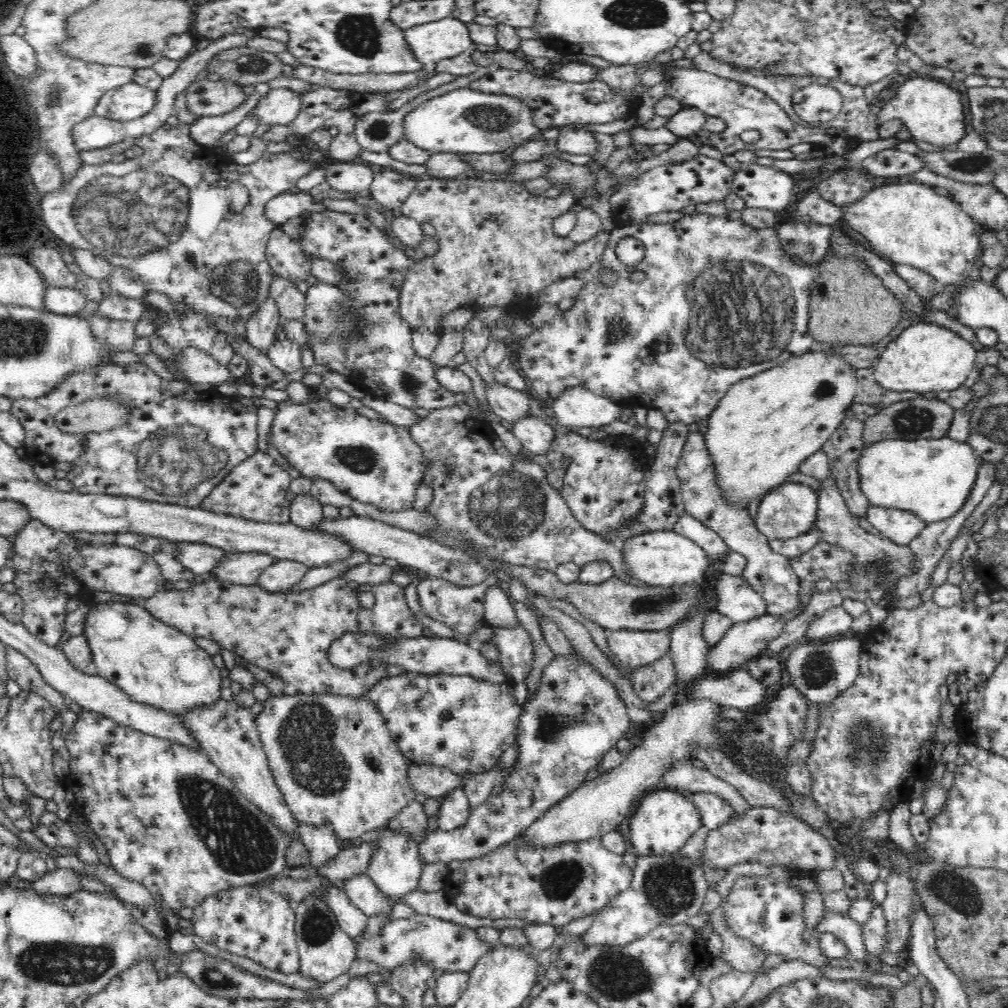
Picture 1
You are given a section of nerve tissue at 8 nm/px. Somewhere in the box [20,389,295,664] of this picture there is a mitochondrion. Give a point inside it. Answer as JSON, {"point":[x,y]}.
{"point":[162,475]}

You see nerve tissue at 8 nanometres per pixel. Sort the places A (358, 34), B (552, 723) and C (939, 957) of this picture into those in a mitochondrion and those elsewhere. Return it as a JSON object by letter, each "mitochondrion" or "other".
{"A":"mitochondrion","B":"mitochondrion","C":"other"}

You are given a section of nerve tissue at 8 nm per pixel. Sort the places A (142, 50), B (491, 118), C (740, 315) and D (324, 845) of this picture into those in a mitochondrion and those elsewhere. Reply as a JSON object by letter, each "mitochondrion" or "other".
{"A":"mitochondrion","B":"mitochondrion","C":"mitochondrion","D":"other"}

